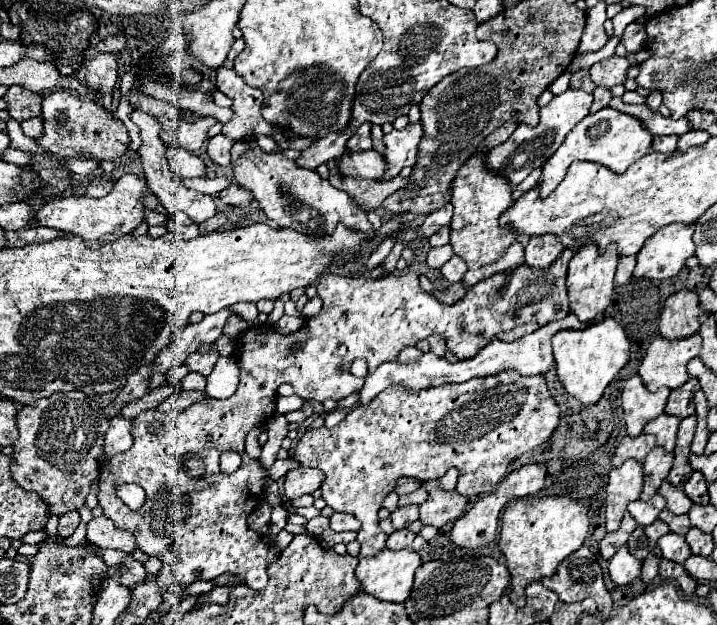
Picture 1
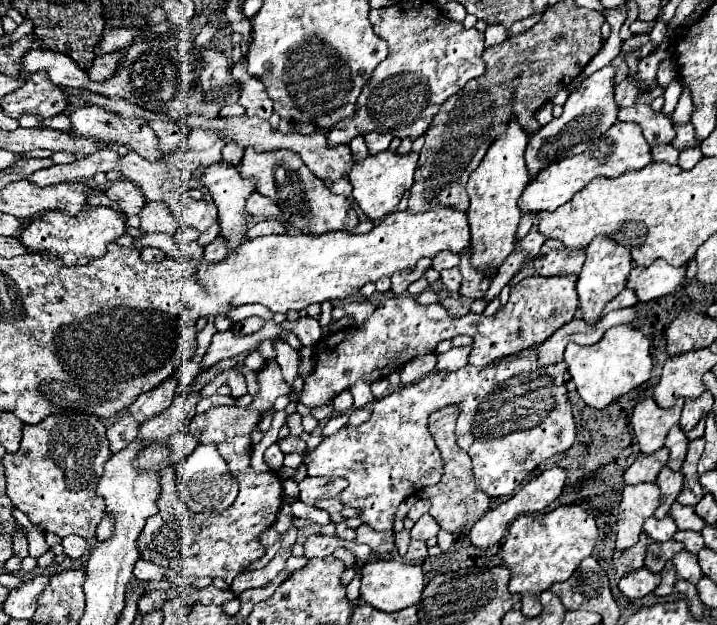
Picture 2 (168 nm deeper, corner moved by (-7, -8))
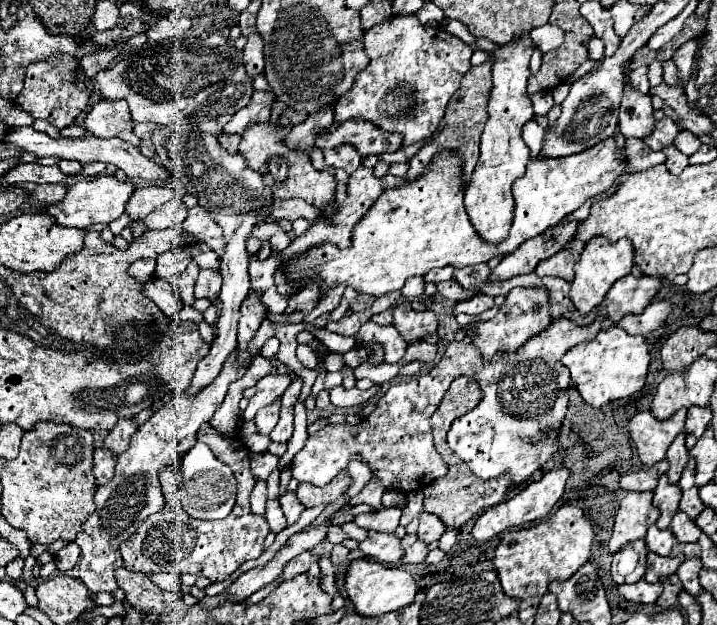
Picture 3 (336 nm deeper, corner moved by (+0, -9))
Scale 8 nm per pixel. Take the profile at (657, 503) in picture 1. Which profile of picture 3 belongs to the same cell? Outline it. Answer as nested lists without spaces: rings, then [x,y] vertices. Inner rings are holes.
[[[651,525],[647,531],[647,537],[645,537],[645,543],[647,543],[649,551],[653,551],[657,555],[669,555],[673,545],[677,543],[677,539],[673,537],[671,529],[661,531],[661,529],[657,529],[657,525]]]

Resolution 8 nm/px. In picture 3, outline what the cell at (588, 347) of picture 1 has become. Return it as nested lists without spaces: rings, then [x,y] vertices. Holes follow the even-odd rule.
[[[613,325],[599,331],[591,341],[571,347],[563,355],[563,365],[571,371],[573,385],[581,393],[583,401],[591,407],[601,407],[609,401],[631,397],[641,391],[649,367],[649,349],[645,337],[629,335],[625,329]]]

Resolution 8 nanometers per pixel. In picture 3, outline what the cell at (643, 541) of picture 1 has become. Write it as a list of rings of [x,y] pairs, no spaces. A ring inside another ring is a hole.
[[[649,553],[647,555],[647,573],[645,573],[645,581],[647,583],[663,583],[665,577],[677,573],[681,565],[681,557],[661,557],[657,553]]]

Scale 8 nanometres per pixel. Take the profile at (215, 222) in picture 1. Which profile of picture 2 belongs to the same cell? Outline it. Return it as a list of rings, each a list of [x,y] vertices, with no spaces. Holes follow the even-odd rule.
[[[216,236],[216,240],[210,242],[210,244],[204,248],[204,258],[210,260],[210,262],[220,262],[222,256],[226,258],[226,252],[228,252],[226,242],[224,242],[220,236]]]

